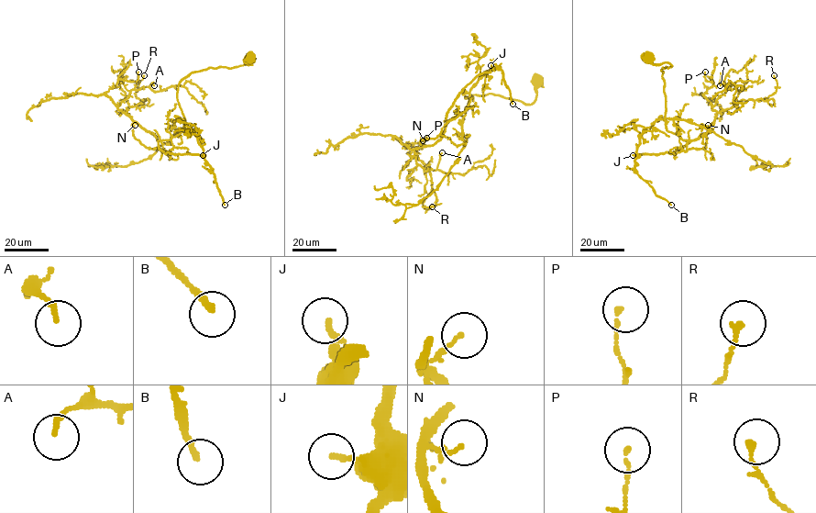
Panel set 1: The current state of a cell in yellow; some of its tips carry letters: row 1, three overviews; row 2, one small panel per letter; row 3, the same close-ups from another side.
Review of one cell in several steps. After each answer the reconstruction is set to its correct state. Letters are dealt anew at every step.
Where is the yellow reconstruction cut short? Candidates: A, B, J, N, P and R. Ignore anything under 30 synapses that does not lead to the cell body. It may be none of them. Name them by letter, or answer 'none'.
B

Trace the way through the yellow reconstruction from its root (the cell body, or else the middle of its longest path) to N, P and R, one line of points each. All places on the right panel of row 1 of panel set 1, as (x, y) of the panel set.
N: (648, 59), (672, 66), (661, 70), (666, 128), (696, 139), (713, 122), (708, 125)
P: (648, 59), (672, 66), (661, 70), (665, 127), (682, 139), (712, 129), (705, 72)
R: (648, 59), (672, 66), (661, 70), (665, 127), (682, 139), (704, 136), (739, 101), (771, 95), (774, 75)

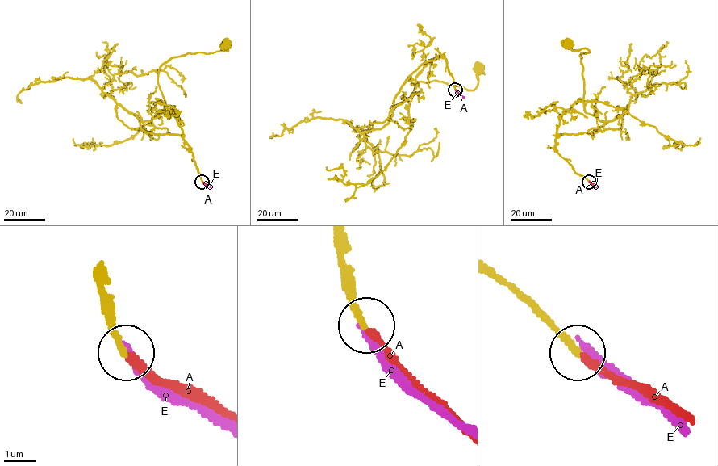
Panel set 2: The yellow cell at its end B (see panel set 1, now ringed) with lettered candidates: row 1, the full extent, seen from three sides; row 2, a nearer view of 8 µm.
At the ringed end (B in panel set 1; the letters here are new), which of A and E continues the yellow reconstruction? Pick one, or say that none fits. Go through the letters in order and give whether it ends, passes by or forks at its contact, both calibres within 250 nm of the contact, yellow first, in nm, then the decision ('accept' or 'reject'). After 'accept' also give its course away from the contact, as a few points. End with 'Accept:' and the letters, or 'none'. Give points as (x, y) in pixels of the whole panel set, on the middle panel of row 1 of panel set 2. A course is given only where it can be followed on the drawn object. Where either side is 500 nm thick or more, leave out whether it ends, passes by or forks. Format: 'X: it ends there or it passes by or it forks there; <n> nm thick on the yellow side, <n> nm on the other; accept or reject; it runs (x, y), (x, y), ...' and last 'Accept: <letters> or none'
A: it ends there; 200 nm thick on the yellow side, 240 nm on the other; accept
E: it ends there; 200 nm thick on the yellow side, 280 nm on the other; reject
Accept: A

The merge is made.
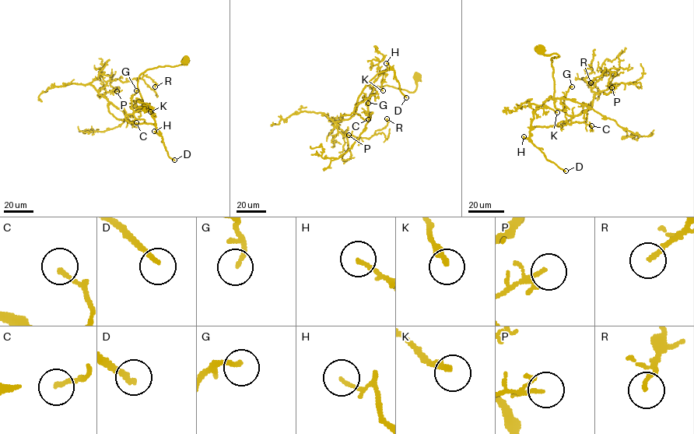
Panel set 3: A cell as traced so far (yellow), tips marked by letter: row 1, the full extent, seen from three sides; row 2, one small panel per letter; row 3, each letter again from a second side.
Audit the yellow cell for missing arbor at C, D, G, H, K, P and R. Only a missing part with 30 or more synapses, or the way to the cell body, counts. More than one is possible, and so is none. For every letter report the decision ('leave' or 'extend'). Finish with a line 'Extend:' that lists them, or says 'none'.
C: leave
D: extend
G: leave
H: leave
K: leave
P: leave
R: leave
Extend: D

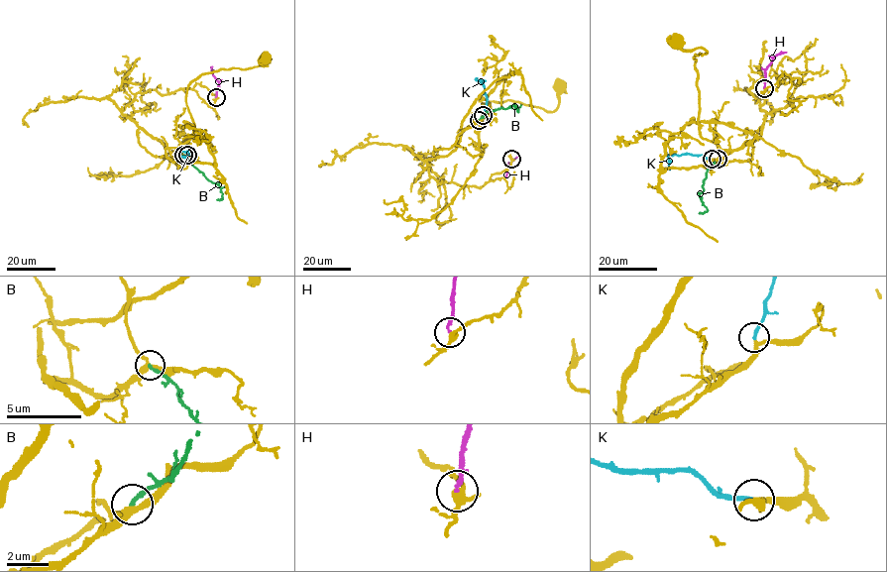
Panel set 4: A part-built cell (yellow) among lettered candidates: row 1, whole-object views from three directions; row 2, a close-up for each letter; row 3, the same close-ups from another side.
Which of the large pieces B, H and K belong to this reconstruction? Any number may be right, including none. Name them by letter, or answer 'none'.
K

